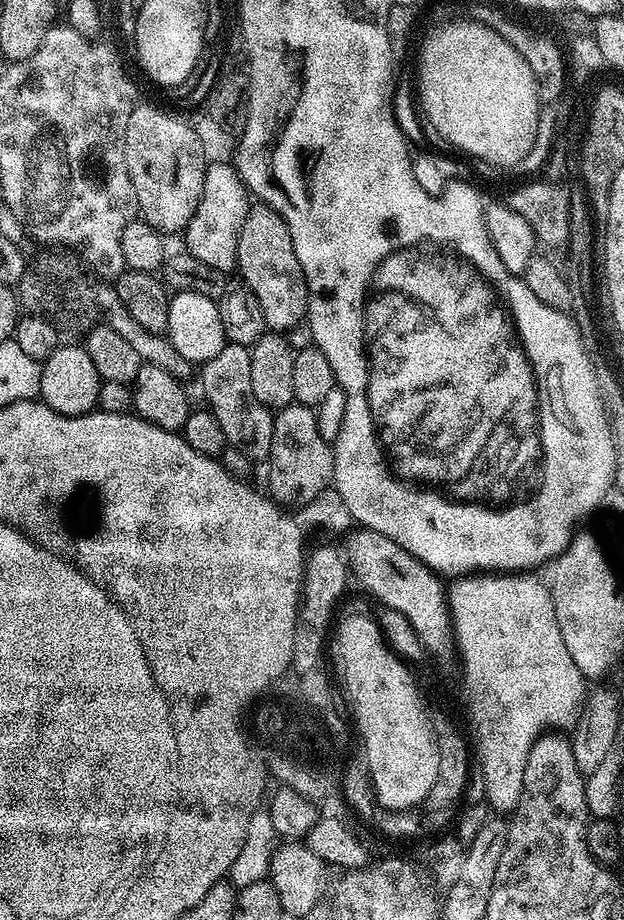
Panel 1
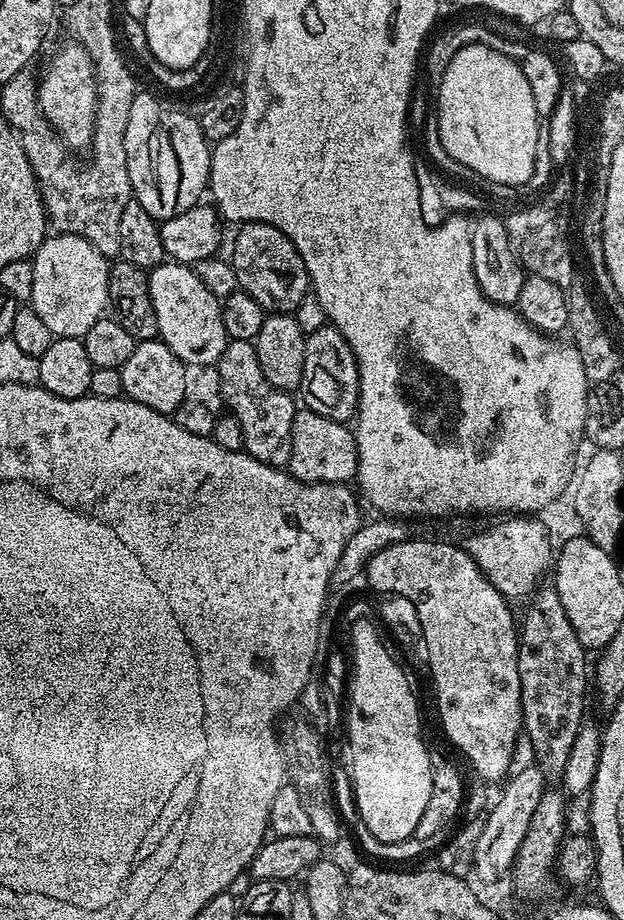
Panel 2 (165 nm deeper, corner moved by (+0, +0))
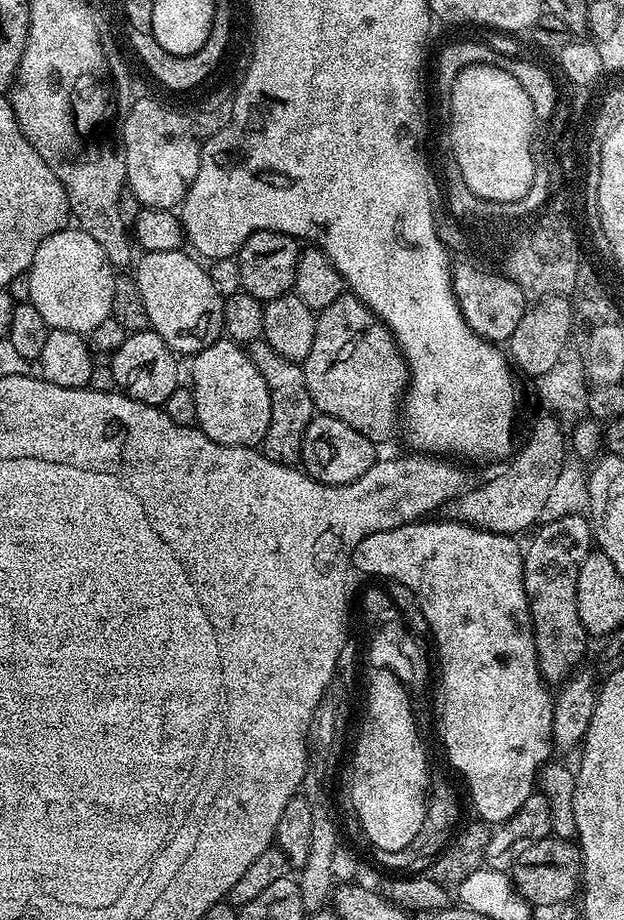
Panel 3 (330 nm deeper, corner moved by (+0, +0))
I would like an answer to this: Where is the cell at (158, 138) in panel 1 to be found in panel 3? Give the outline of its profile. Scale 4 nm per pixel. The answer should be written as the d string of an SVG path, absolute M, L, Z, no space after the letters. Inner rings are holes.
M151 103L135 105L127 126L126 186L140 199L143 207L175 209L194 182L194 174L198 174L202 144L192 143L185 118L164 112L163 108Z

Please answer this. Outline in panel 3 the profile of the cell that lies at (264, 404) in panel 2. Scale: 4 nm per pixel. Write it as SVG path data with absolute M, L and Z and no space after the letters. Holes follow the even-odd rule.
M263 338L246 345L248 357L258 366L262 378L266 378L266 386L270 390L270 430L266 434L262 451L266 458L279 464L300 464L302 454L302 438L306 434L306 426L310 426L314 415L310 390L306 390L306 374L303 367L295 360L282 358L270 342Z

